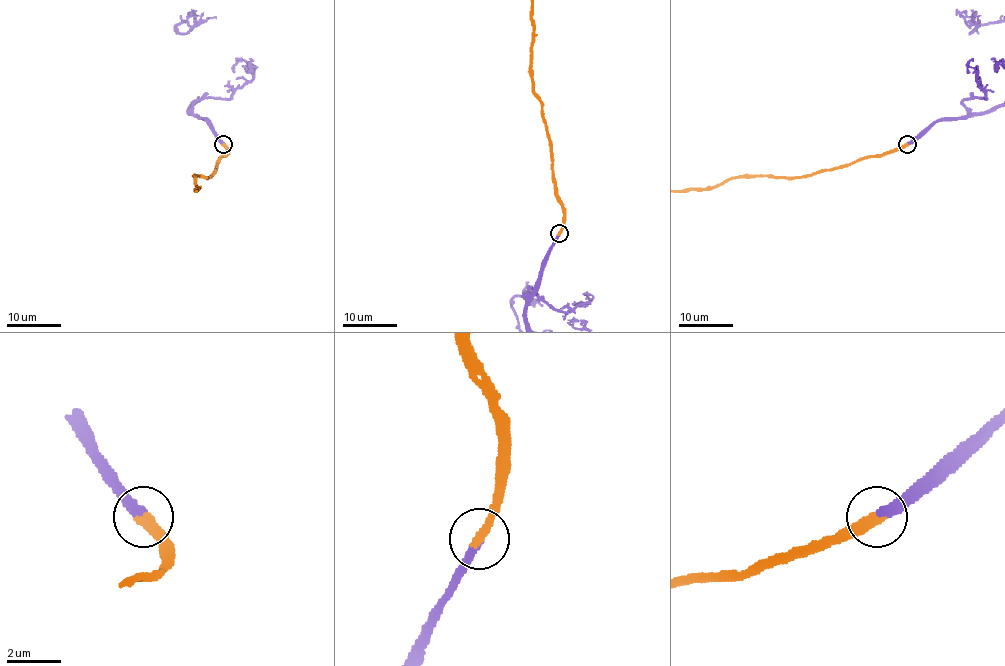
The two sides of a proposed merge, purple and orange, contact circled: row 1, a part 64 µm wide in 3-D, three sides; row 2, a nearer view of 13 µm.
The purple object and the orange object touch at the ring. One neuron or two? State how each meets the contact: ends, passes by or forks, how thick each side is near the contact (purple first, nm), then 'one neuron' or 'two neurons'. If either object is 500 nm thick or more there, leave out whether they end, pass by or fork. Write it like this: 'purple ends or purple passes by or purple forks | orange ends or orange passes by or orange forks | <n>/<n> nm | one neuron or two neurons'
purple ends | orange ends | 320/360 nm | one neuron

